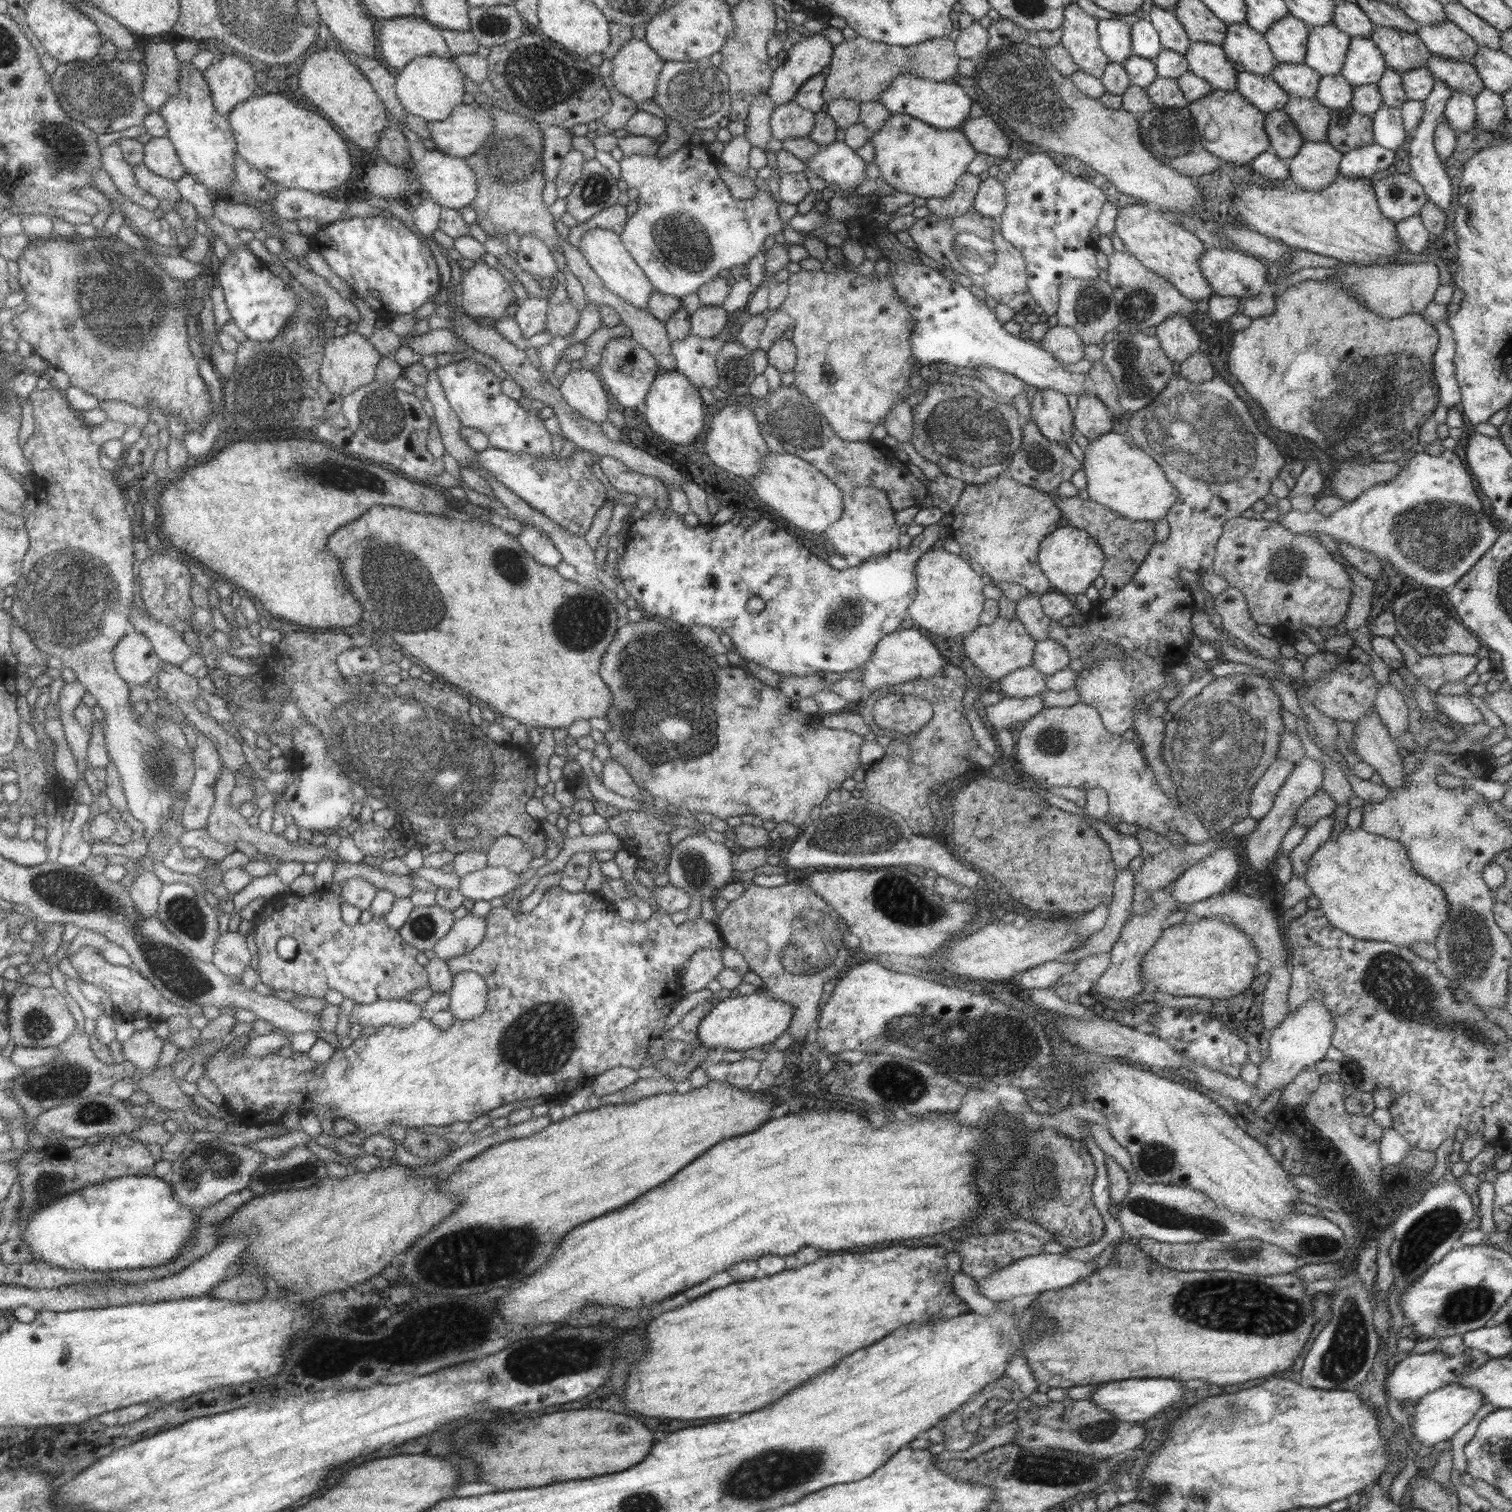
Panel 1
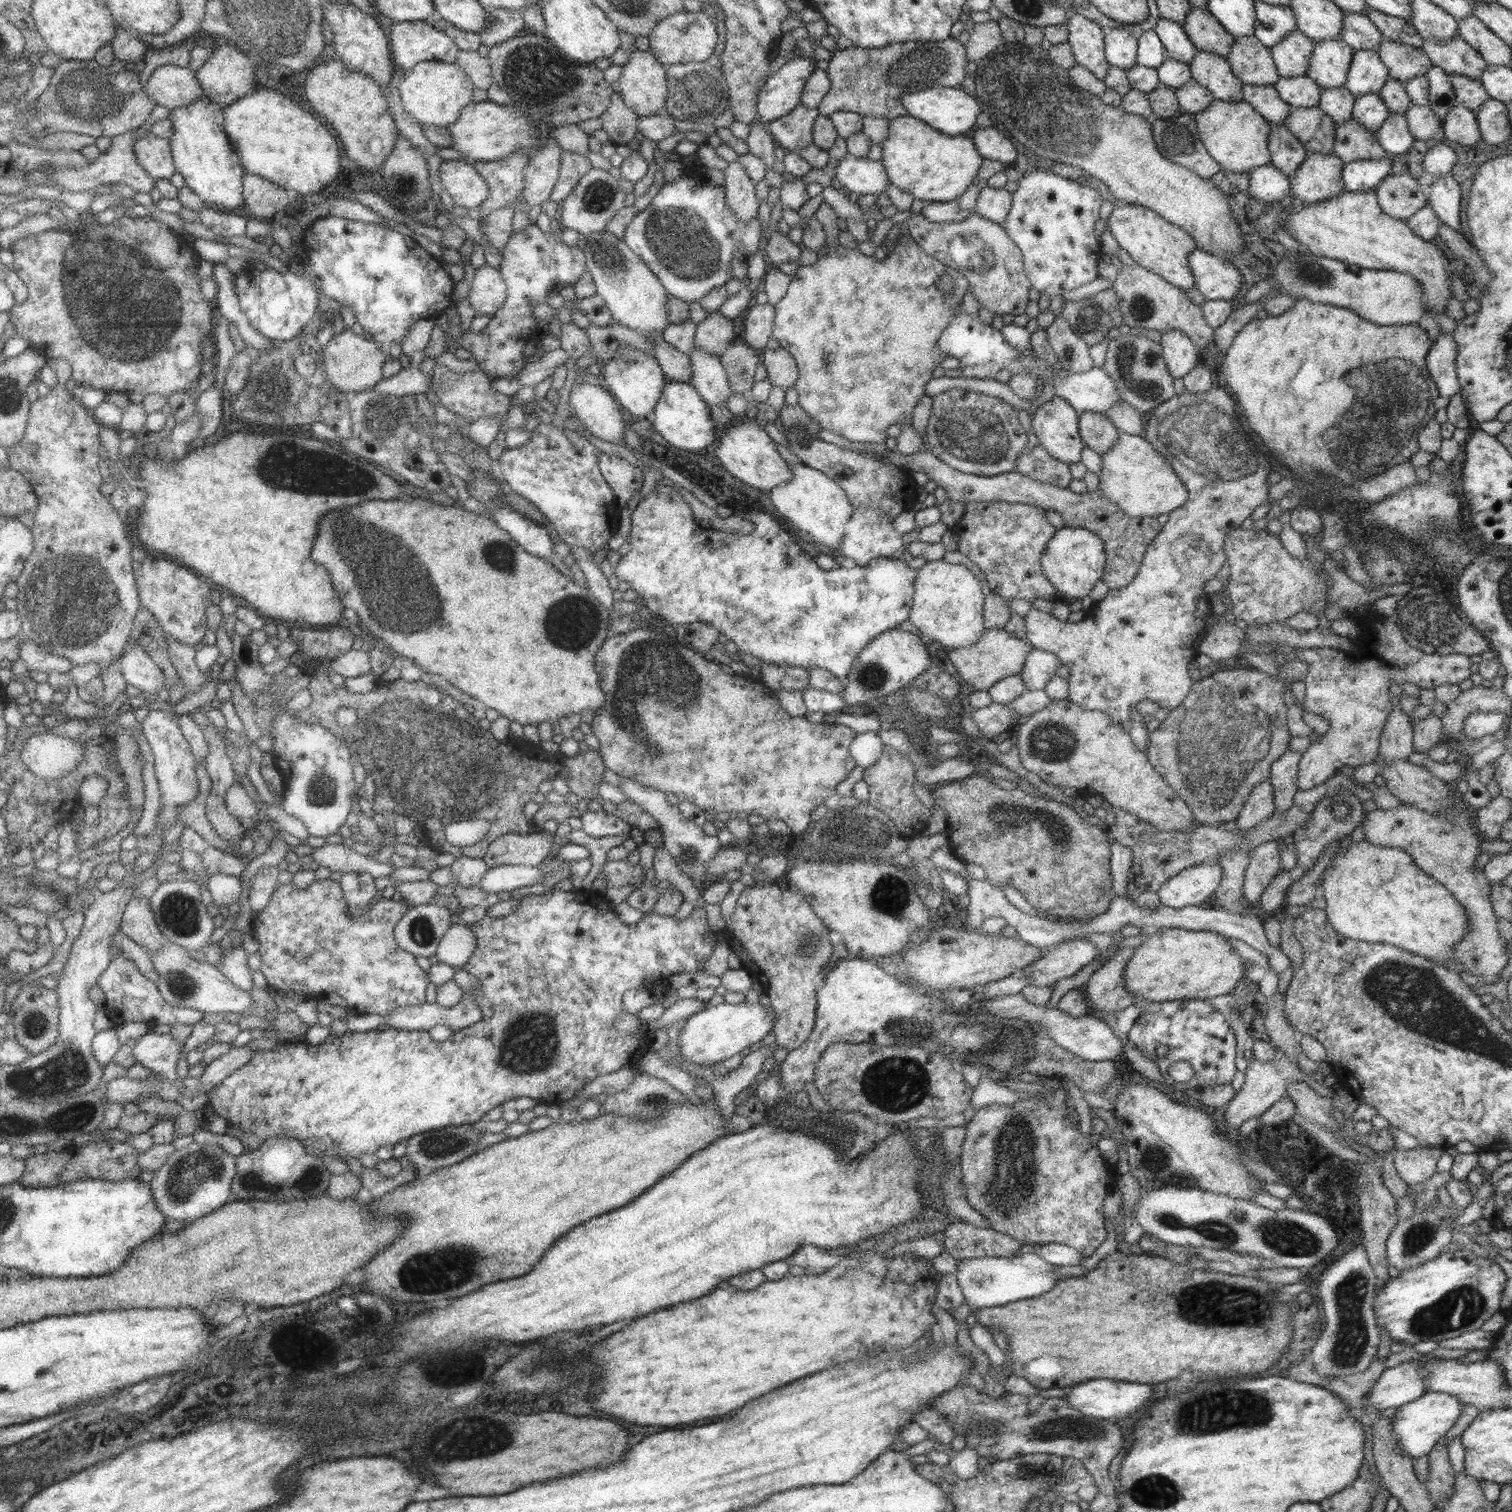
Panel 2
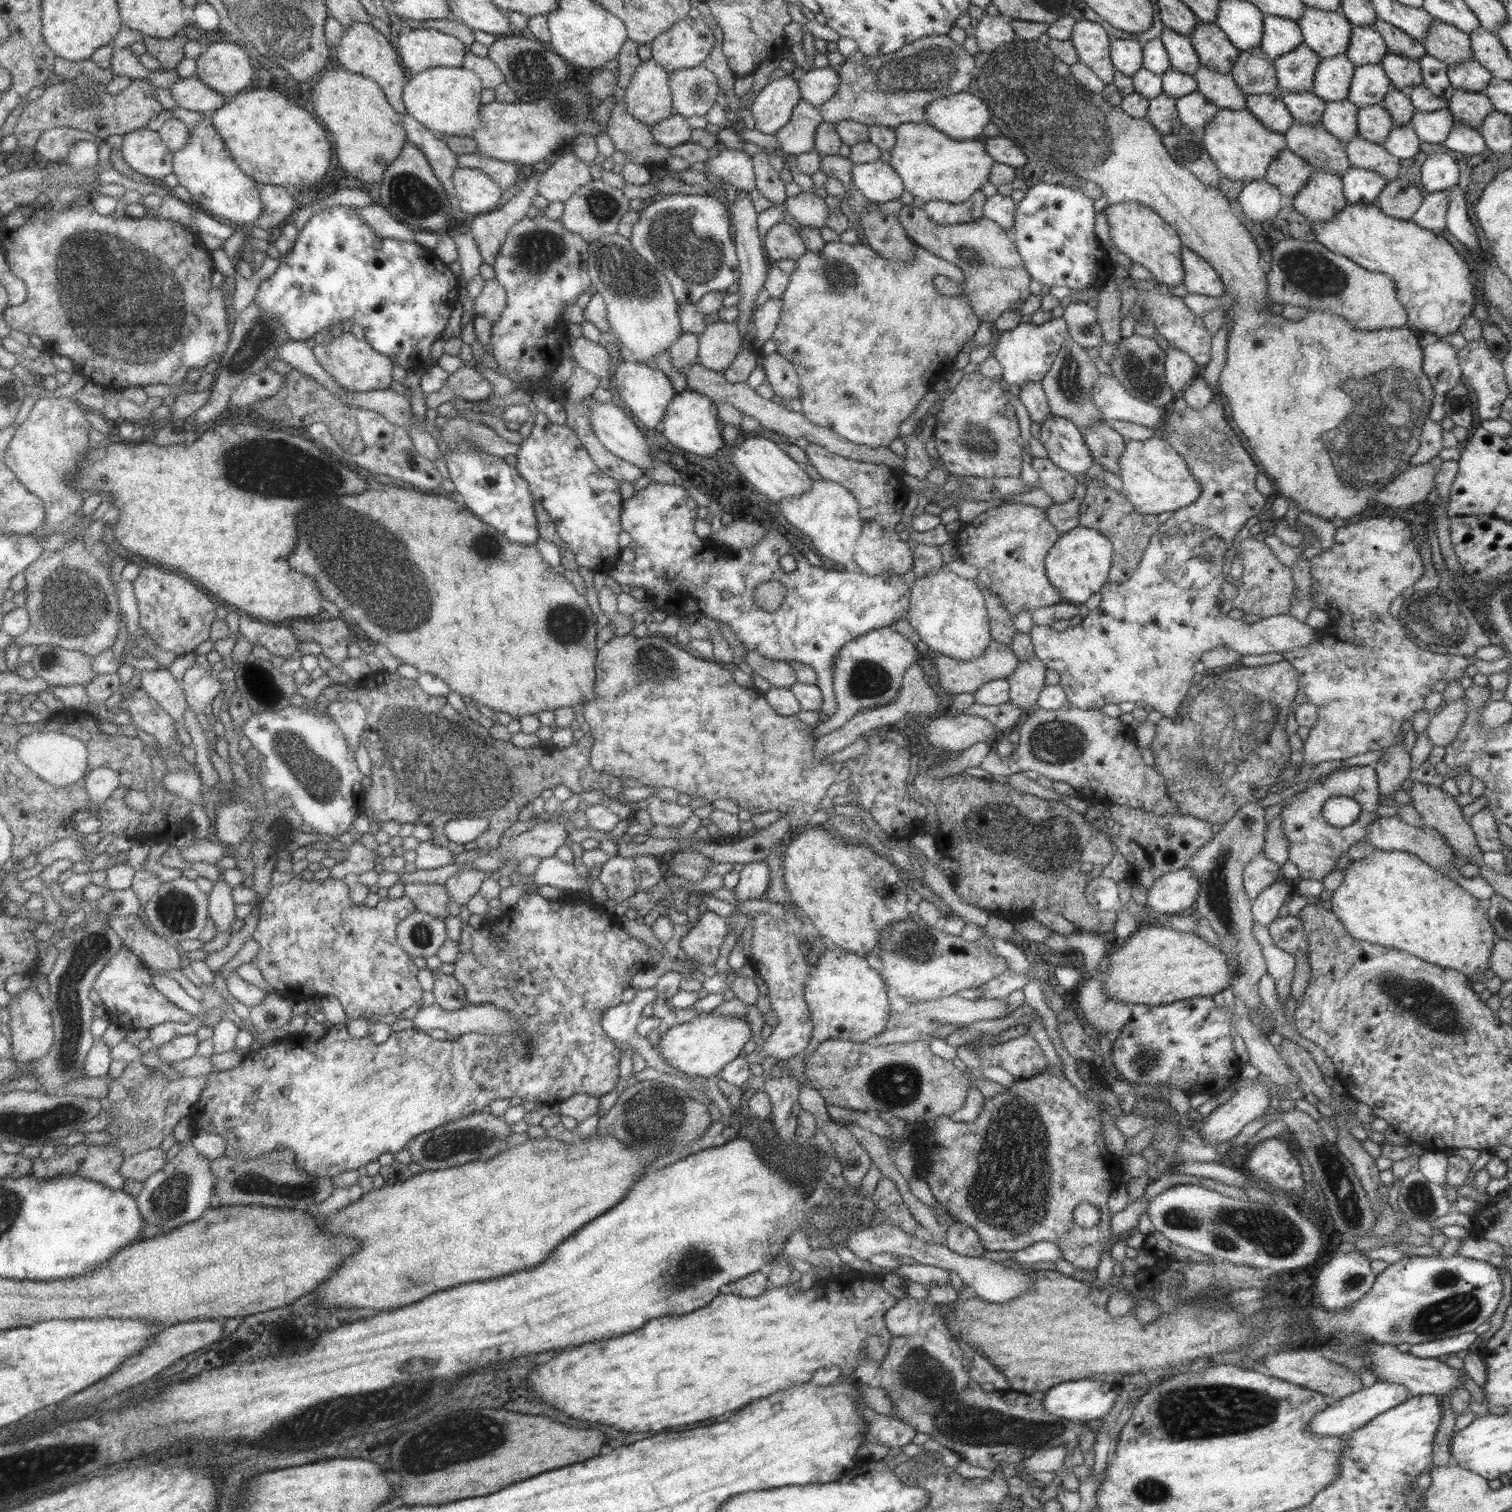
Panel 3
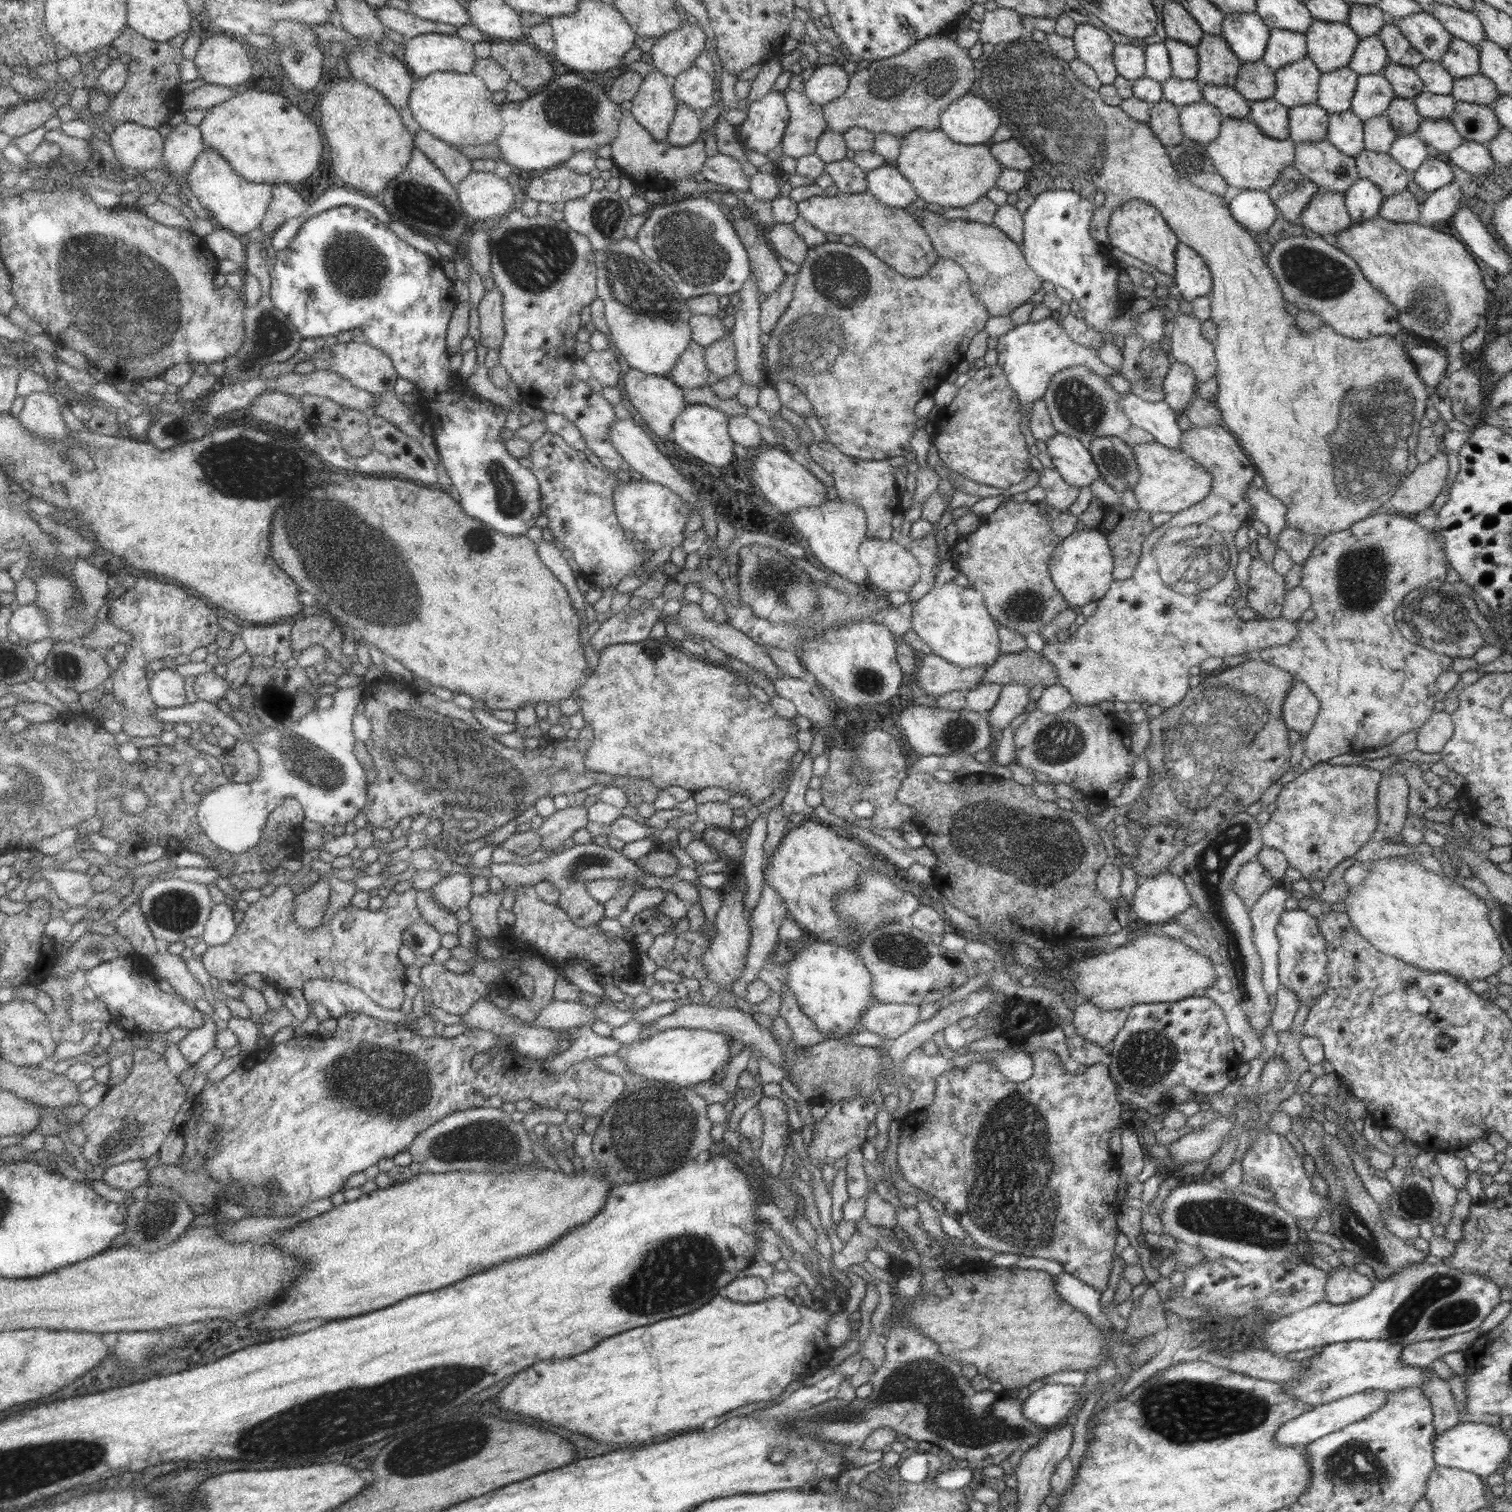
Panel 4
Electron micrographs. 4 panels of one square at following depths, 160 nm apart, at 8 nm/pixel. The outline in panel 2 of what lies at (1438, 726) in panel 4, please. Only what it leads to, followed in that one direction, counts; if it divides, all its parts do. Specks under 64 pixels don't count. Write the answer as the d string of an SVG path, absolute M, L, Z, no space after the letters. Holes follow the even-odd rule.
M1481 685L1470 687L1446 703L1446 709L1440 714L1442 736L1455 742L1455 738L1462 731L1464 719L1472 712L1499 711L1510 714L1511 701L1500 689L1486 688Z

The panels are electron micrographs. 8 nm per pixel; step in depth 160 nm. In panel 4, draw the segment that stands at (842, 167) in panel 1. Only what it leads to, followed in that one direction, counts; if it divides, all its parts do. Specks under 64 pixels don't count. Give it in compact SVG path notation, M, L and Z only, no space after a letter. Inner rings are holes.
M894 166L874 168L866 172L865 180L866 190L891 208L905 208L918 197L911 183Z

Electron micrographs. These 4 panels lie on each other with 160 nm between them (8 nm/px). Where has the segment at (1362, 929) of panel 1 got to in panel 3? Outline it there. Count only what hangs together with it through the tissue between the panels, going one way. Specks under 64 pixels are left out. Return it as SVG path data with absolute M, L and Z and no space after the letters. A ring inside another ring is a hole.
M1370 849L1365 858L1351 862L1345 868L1343 881L1332 891L1329 901L1330 911L1339 917L1349 938L1405 951L1429 964L1453 969L1465 976L1482 976L1489 968L1489 957L1494 945L1491 935L1493 929L1485 910L1464 888L1410 853Z

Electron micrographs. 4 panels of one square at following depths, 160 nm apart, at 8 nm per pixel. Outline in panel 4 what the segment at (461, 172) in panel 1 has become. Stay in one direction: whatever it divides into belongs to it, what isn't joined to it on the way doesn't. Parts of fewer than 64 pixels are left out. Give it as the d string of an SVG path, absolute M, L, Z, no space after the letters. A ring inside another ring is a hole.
M470 170L455 190L463 212L485 223L506 214L515 198L509 183L492 172Z

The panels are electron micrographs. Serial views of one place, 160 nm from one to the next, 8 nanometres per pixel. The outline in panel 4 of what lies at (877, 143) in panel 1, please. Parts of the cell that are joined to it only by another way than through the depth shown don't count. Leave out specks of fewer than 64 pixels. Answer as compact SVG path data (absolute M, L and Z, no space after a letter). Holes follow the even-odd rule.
M914 128L900 140L899 157L894 166L910 183L925 203L943 208L963 208L985 196L995 186L1002 165L983 144L957 144L940 128Z

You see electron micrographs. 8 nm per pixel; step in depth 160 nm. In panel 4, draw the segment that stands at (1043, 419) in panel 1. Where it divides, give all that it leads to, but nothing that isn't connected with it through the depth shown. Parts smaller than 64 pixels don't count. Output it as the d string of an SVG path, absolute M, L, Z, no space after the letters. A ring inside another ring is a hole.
M1056 433L1045 444L1054 469L1067 485L1081 489L1100 478L1091 453L1076 438Z

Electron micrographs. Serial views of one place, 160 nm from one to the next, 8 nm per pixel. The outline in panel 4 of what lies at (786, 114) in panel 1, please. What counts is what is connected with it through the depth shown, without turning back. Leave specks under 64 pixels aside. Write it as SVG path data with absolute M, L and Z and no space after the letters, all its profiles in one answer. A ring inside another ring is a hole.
M792 74L782 93L789 111L788 123L780 142L783 155L796 160L815 153L818 138L826 129L822 106L812 103L805 96L804 82L799 74Z

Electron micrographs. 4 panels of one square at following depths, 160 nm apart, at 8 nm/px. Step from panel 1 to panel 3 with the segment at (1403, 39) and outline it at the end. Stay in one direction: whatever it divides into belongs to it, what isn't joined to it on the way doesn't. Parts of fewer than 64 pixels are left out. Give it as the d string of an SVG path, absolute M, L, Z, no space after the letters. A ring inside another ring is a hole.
M1385 52L1380 65L1390 80L1392 87L1397 90L1408 91L1418 84L1422 84L1422 76L1418 59Z

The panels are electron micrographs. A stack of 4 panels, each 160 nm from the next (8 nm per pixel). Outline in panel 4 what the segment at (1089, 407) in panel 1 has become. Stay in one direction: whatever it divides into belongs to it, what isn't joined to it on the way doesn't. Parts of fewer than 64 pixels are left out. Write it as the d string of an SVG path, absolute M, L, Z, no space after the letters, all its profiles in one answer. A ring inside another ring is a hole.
M1102 436L1089 443L1088 451L1098 468L1100 478L1117 494L1133 491L1140 470L1134 450L1117 436Z

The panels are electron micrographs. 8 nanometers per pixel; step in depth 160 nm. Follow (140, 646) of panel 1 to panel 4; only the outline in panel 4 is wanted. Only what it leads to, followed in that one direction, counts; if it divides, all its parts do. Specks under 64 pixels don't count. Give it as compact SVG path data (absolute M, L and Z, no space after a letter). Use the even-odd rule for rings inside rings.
M164 667L155 671L149 680L149 689L156 706L179 708L185 705L183 681L184 678L176 670Z

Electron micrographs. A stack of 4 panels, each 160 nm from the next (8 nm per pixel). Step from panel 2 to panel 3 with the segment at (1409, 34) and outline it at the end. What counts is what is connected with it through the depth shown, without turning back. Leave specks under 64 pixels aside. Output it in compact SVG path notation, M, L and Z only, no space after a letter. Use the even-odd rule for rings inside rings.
M1376 19L1372 27L1382 36L1385 52L1419 59L1426 54L1424 44L1413 40L1402 30L1391 26L1383 20Z

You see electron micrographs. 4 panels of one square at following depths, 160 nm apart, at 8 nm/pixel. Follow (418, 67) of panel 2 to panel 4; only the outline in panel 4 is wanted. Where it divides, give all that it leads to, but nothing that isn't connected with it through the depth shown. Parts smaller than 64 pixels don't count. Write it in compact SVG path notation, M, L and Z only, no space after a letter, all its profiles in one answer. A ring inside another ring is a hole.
M435 71L414 81L408 107L420 130L430 132L431 136L453 147L479 146L493 143L504 125L500 112L491 101L491 94L473 73Z

